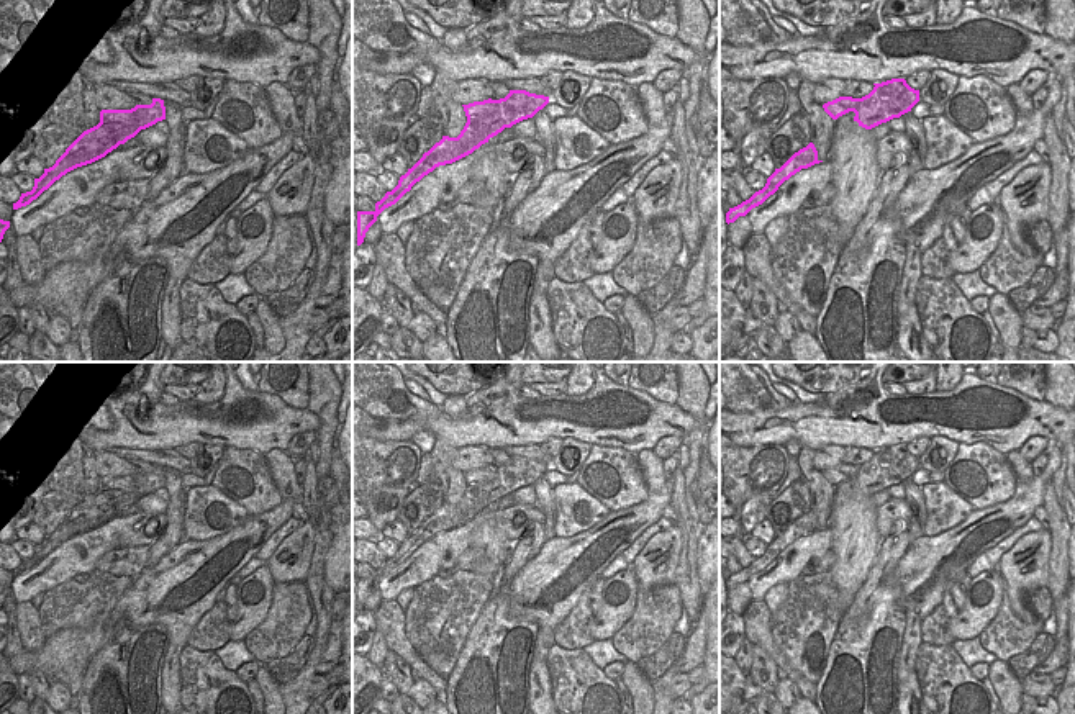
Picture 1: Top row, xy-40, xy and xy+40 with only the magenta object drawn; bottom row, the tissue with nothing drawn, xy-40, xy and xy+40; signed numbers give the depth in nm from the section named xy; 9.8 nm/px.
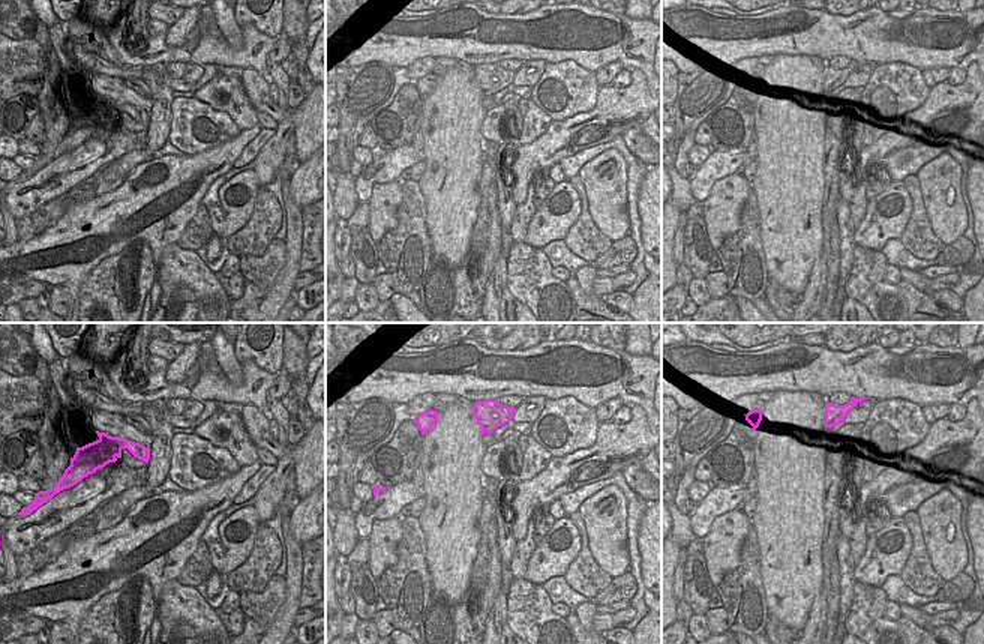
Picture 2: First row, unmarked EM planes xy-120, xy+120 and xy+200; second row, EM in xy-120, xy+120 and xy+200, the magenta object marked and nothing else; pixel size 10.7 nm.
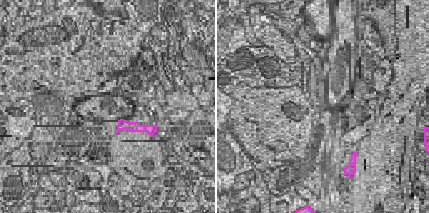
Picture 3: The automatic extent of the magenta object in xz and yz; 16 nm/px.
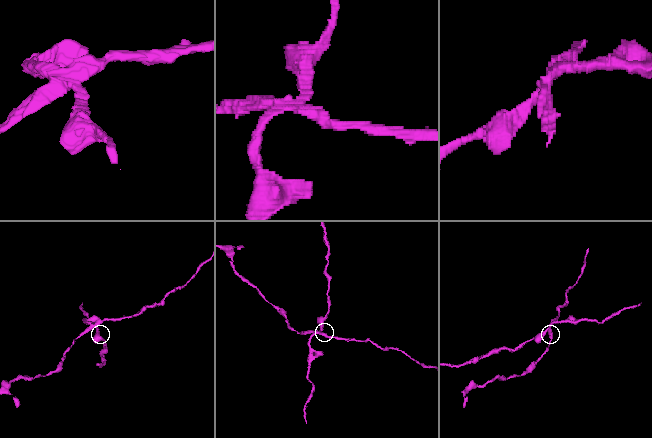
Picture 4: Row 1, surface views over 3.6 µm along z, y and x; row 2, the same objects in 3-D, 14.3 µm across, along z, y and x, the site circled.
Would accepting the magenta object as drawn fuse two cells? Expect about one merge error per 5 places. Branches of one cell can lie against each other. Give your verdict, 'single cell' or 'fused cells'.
fused cells

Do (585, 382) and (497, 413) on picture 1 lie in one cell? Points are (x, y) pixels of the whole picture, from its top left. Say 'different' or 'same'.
different

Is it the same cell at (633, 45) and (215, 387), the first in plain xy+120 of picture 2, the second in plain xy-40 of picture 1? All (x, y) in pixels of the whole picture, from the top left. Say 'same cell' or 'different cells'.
different cells

